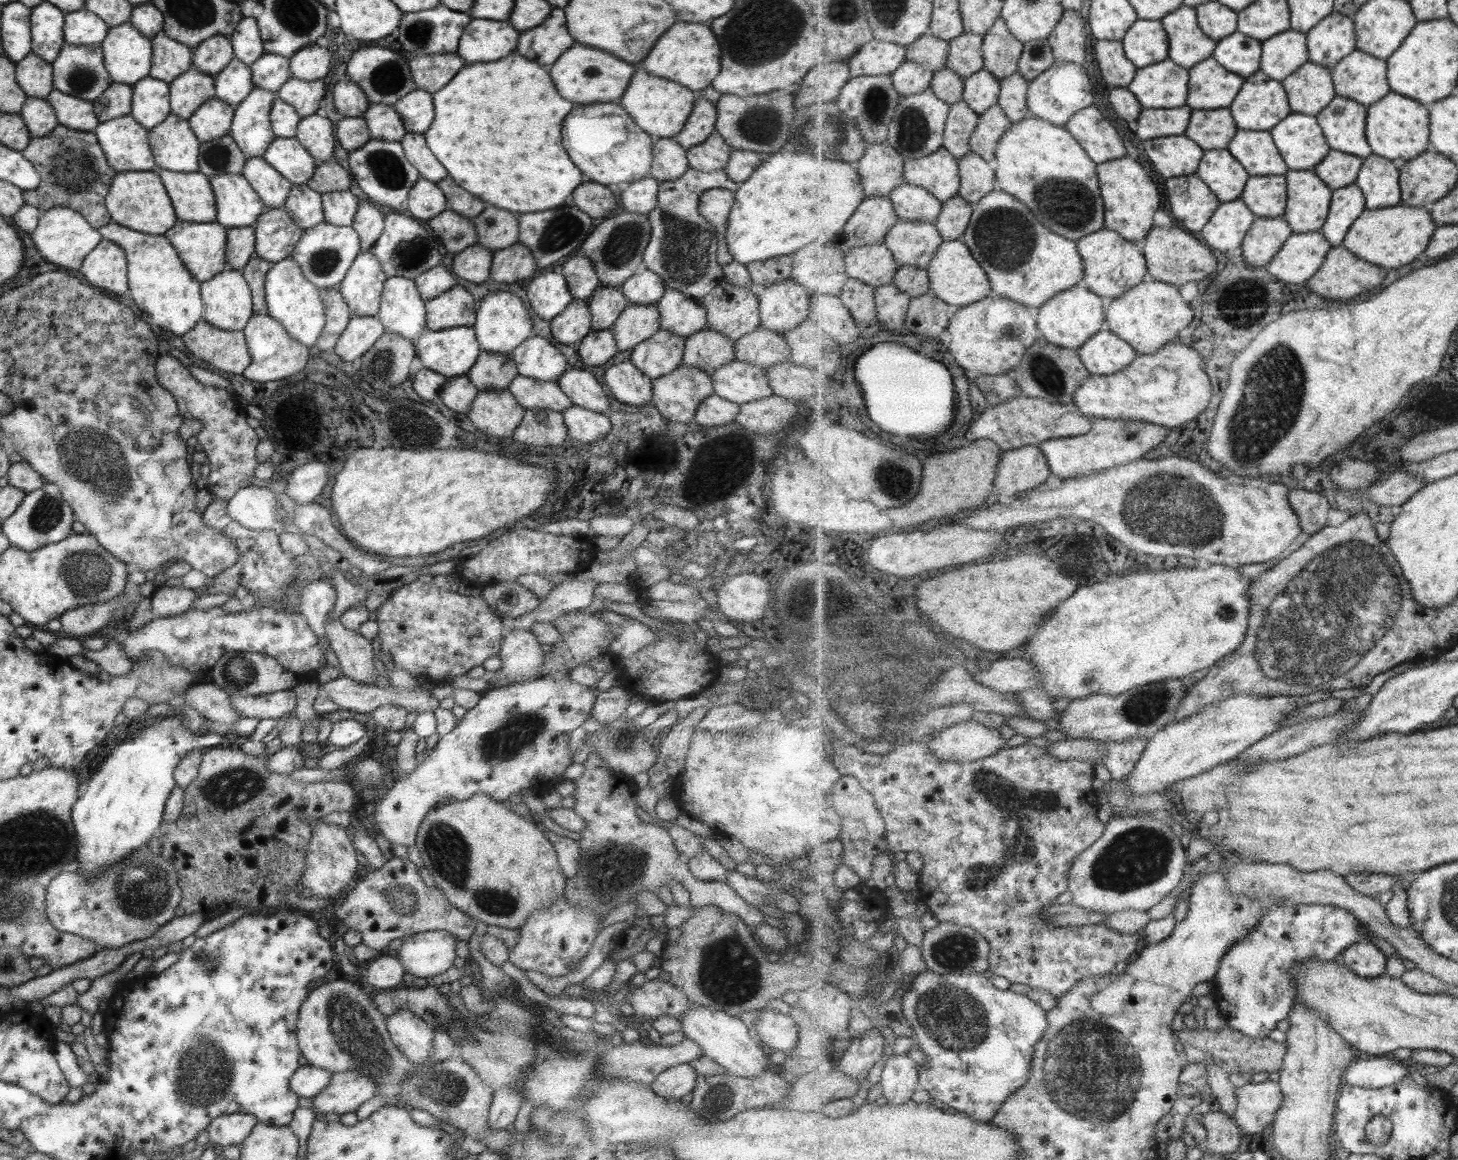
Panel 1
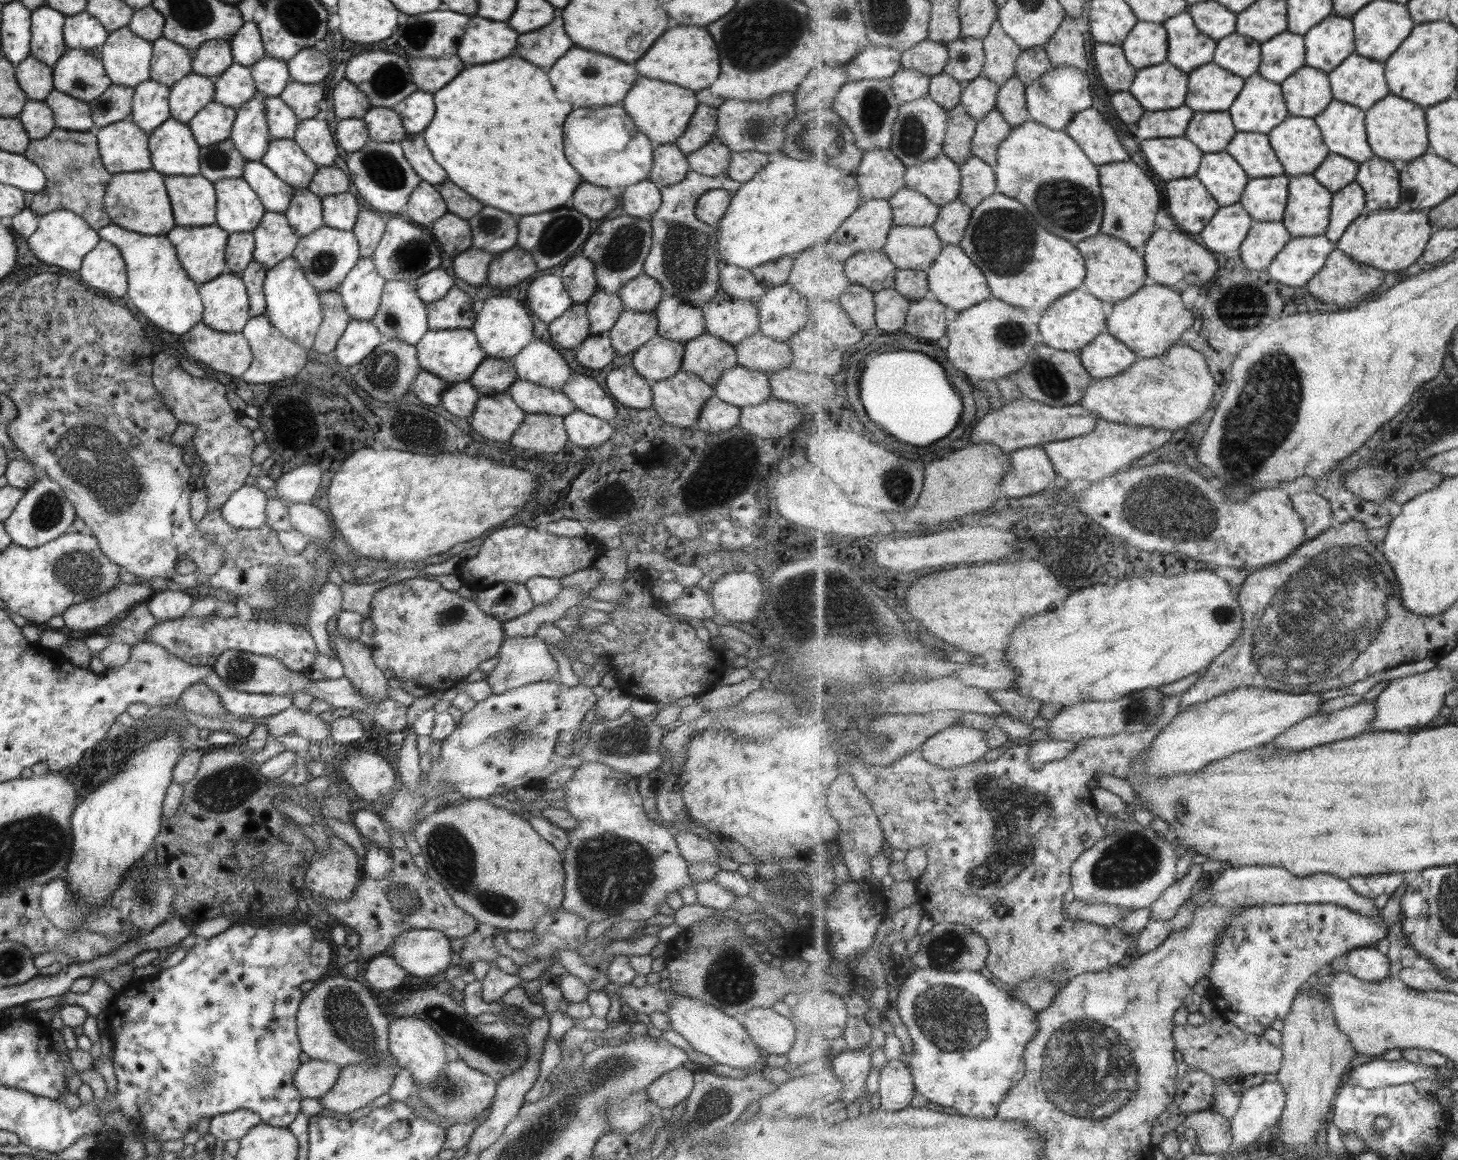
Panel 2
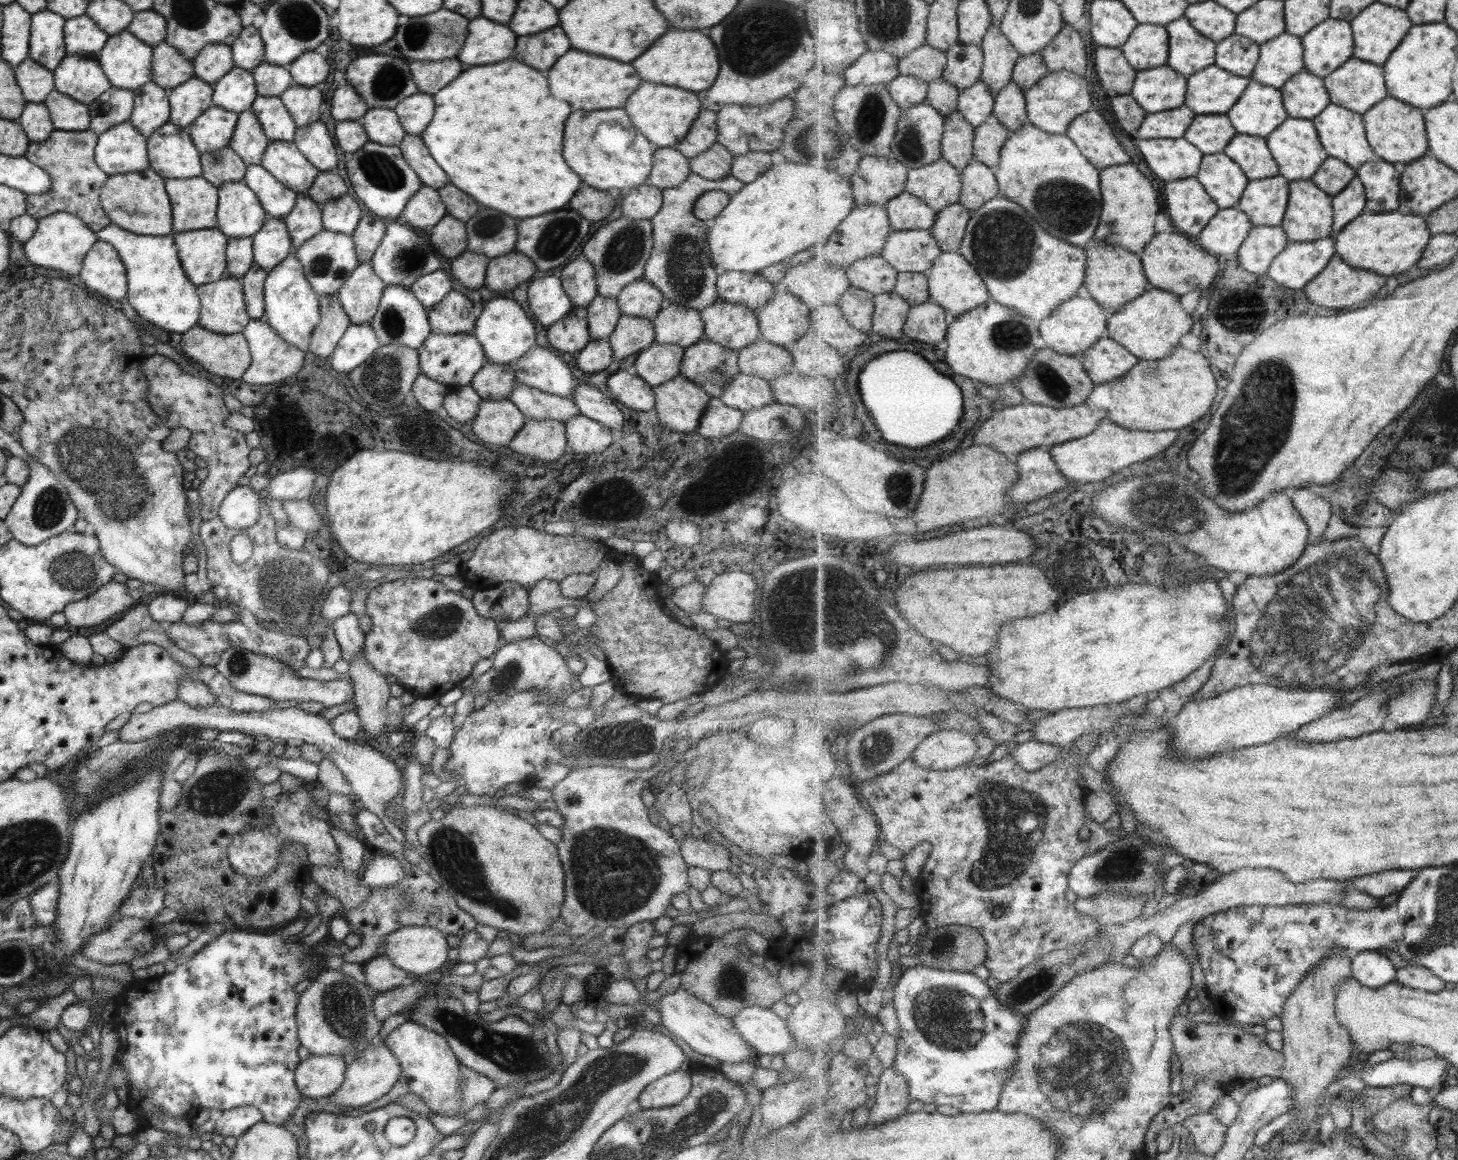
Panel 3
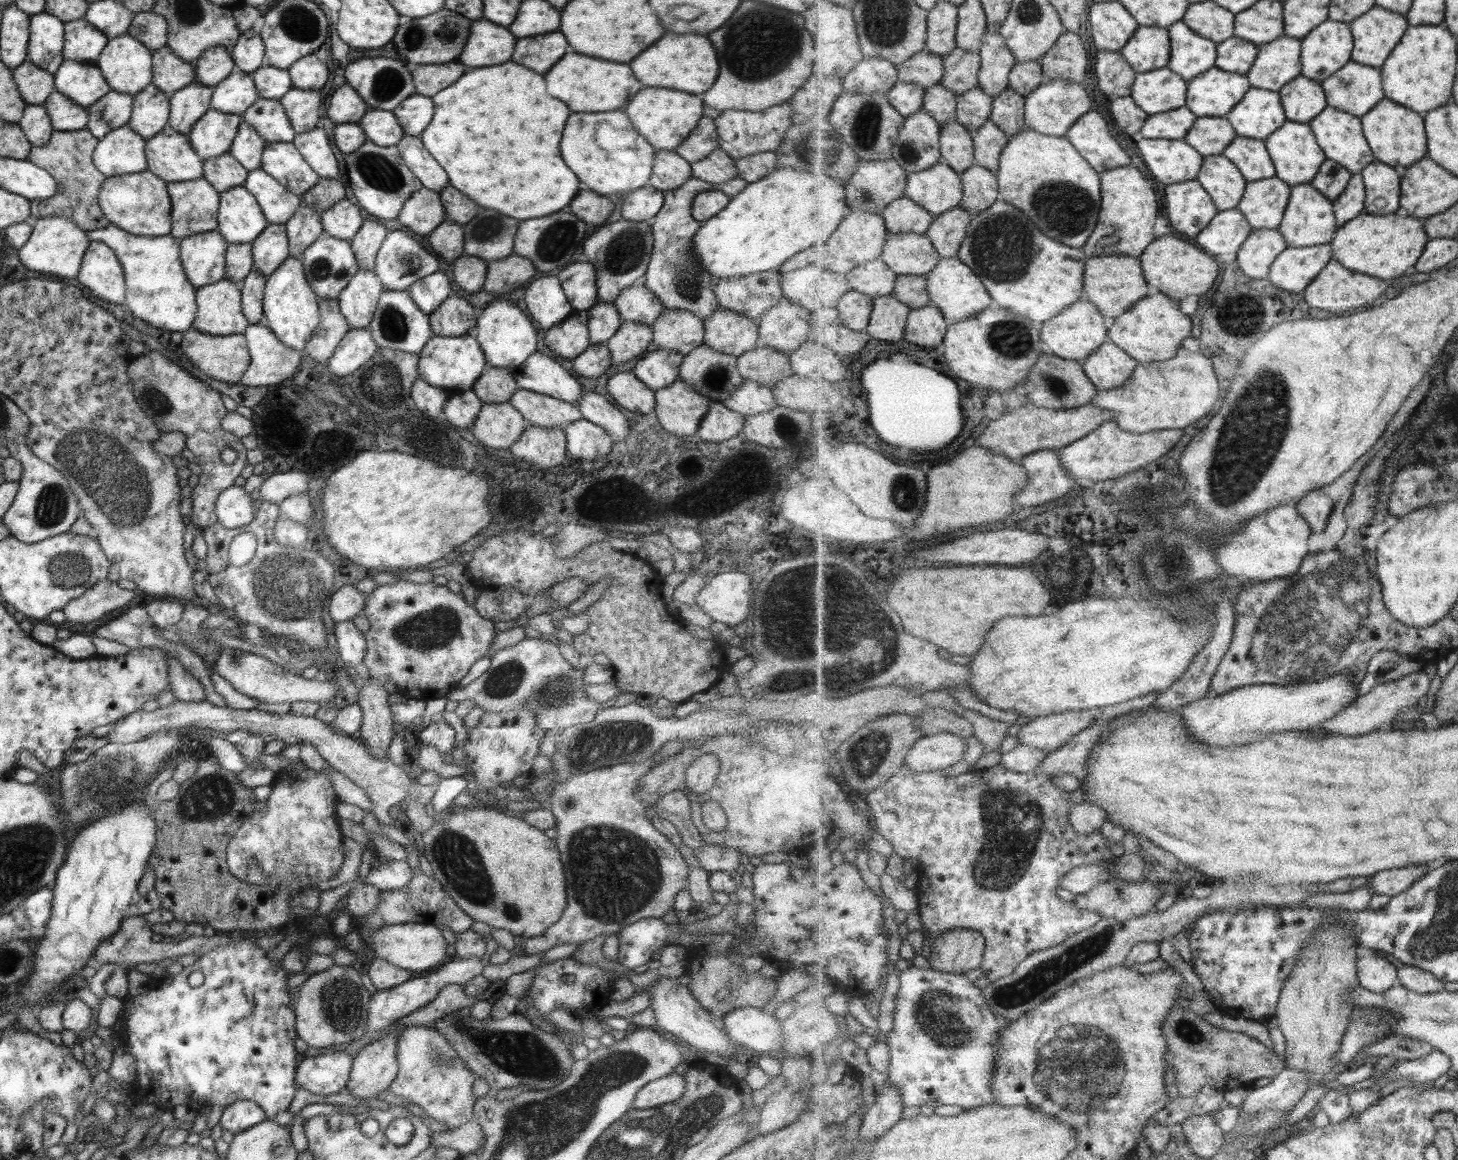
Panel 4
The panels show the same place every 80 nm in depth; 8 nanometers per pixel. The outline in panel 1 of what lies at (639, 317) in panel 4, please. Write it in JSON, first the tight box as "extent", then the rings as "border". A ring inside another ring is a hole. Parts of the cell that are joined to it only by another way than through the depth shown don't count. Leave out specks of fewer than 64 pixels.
{"extent":[618,266,665,305],"border":[[[642,266],[633,276],[624,280],[618,289],[628,304],[655,305],[664,293],[665,286],[656,274]]]}

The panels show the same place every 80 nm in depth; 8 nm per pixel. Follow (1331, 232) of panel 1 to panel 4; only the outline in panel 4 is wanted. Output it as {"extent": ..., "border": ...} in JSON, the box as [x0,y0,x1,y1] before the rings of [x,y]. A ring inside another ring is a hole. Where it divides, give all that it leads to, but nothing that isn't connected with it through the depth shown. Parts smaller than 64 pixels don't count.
{"extent":[1334,173,1366,228],"border":[[[1361,173],[1354,174],[1343,195],[1334,201],[1338,228],[1356,219],[1366,207],[1366,184]]]}

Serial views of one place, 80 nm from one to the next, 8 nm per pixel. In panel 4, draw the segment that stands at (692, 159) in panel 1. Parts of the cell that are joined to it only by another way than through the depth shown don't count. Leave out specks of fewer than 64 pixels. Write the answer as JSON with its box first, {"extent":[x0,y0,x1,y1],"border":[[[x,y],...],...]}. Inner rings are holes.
{"extent":[690,148,737,184],"border":[[[720,148],[712,150],[705,158],[690,164],[691,177],[709,184],[723,184],[737,177],[734,160]]]}

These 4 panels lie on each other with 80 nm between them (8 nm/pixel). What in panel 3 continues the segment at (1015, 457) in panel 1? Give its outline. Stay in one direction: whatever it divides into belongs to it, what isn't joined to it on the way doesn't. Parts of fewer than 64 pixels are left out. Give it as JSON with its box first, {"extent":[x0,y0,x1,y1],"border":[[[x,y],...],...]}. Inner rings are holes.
{"extent":[1008,447,1069,502],"border":[[[1038,447],[1021,453],[1017,466],[1020,480],[1008,490],[1008,497],[1014,502],[1035,502],[1059,493],[1069,484],[1048,448]]]}

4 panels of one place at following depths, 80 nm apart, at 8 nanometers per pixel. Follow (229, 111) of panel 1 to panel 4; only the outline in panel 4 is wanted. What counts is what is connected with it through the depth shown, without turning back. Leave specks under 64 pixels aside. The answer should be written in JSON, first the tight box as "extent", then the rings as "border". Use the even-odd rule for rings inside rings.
{"extent":[187,109,241,161],"border":[[[209,109],[191,127],[187,137],[193,152],[203,161],[228,152],[241,116]]]}

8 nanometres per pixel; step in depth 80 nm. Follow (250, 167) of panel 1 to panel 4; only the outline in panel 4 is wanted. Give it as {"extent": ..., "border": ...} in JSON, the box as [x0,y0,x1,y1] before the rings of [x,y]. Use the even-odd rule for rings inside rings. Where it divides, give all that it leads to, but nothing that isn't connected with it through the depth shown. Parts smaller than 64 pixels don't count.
{"extent":[242,168,300,226],"border":[[[260,168],[247,173],[242,187],[253,195],[268,224],[284,226],[300,205],[299,195],[285,190]]]}

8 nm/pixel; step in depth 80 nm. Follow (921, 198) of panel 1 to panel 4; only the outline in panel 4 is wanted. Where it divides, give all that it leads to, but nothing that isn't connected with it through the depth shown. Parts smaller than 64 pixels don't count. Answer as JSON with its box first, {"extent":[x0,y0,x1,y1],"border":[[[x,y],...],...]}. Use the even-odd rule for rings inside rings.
{"extent":[883,196,936,235],"border":[[[905,196],[894,200],[883,211],[889,234],[905,235],[915,233],[926,235],[936,217],[920,204]]]}

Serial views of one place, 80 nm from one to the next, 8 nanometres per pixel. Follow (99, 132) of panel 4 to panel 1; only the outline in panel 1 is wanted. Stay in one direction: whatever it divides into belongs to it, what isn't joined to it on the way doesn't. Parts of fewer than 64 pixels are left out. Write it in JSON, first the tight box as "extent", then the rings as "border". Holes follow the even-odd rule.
{"extent":[90,83,131,123],"border":[[[118,83],[109,84],[103,93],[90,101],[95,118],[101,123],[129,115],[131,97],[131,86]]]}

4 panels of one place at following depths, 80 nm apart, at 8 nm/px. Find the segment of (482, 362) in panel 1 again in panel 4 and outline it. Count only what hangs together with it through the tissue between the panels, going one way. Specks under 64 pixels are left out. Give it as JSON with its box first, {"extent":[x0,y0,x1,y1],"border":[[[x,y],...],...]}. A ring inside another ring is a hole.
{"extent":[471,367,516,404],"border":[[[495,367],[481,373],[471,388],[482,404],[499,404],[508,401],[516,389],[511,369]]]}

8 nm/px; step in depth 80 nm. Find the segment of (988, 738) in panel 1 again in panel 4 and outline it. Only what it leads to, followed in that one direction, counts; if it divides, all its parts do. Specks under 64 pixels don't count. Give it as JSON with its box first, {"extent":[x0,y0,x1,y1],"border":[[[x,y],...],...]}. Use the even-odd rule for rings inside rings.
{"extent":[904,733,967,772],"border":[[[950,733],[923,737],[911,747],[904,764],[915,772],[941,771],[963,760],[967,740]]]}

